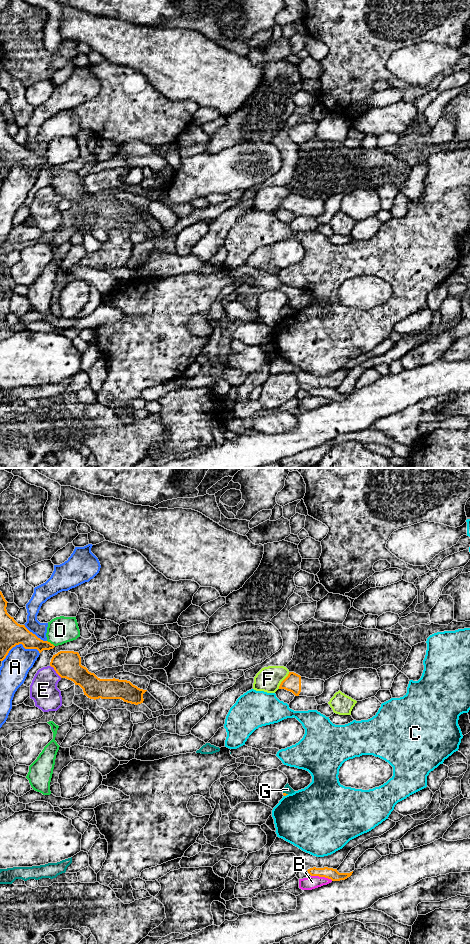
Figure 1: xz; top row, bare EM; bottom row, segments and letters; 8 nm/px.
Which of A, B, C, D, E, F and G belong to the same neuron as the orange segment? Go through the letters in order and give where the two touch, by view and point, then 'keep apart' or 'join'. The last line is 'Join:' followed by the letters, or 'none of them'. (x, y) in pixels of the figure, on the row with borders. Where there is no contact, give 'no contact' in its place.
A: contact xz (19, 643); keep apart
B: contact xz (322, 876); keep apart
C: contact xz (286, 794); keep apart
D: contact xz (50, 643); keep apart
E: contact xz (55, 670); keep apart
F: contact xz (283, 680); keep apart
G: contact xz (285, 793); keep apart
Join: none of them

